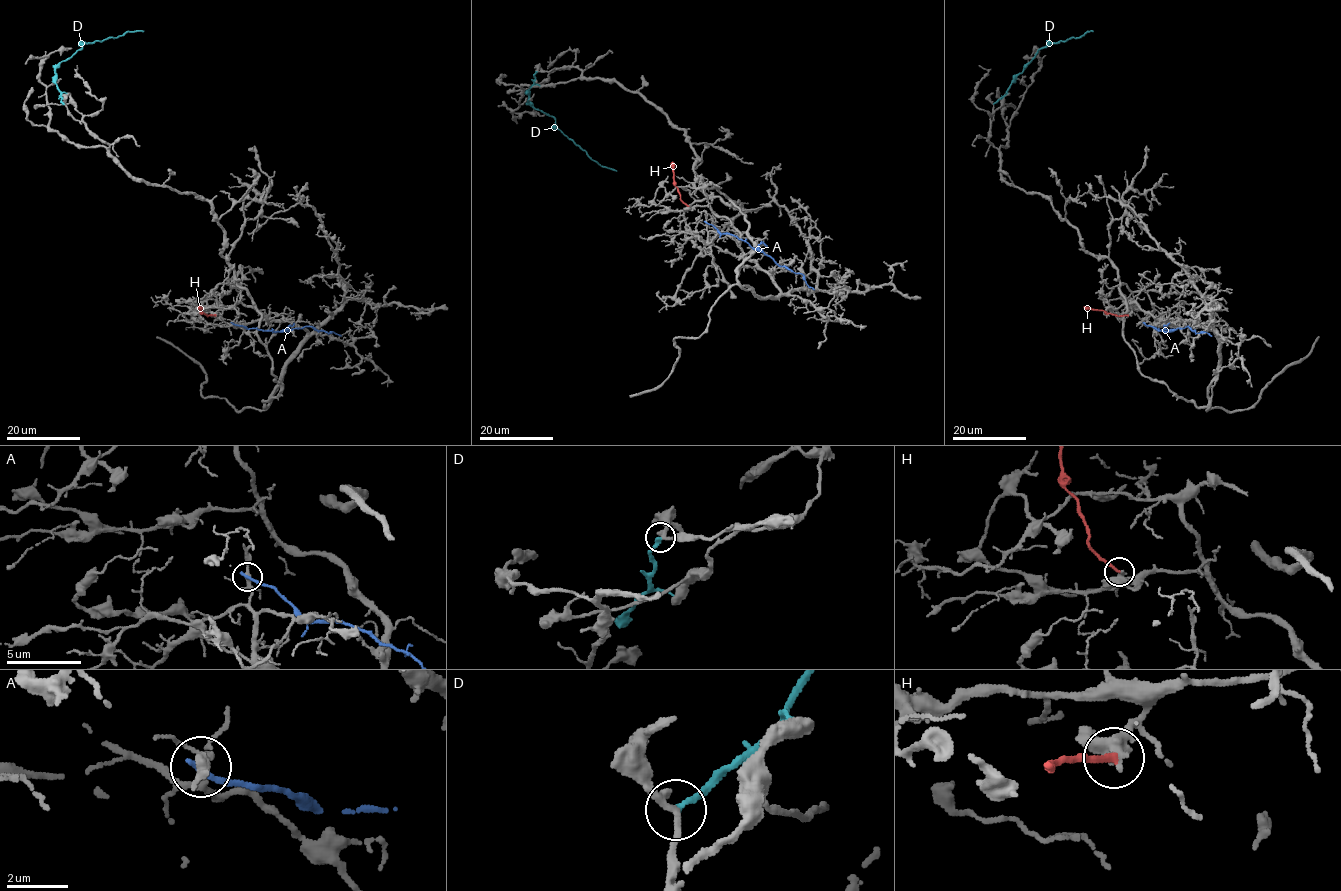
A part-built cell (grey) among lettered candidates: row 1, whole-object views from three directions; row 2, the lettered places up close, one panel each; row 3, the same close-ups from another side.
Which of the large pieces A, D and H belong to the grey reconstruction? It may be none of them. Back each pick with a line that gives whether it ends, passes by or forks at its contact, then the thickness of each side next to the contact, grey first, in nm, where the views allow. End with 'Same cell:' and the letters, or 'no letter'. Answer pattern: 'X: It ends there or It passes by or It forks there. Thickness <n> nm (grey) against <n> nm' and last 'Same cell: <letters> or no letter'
Same cell: no letter

